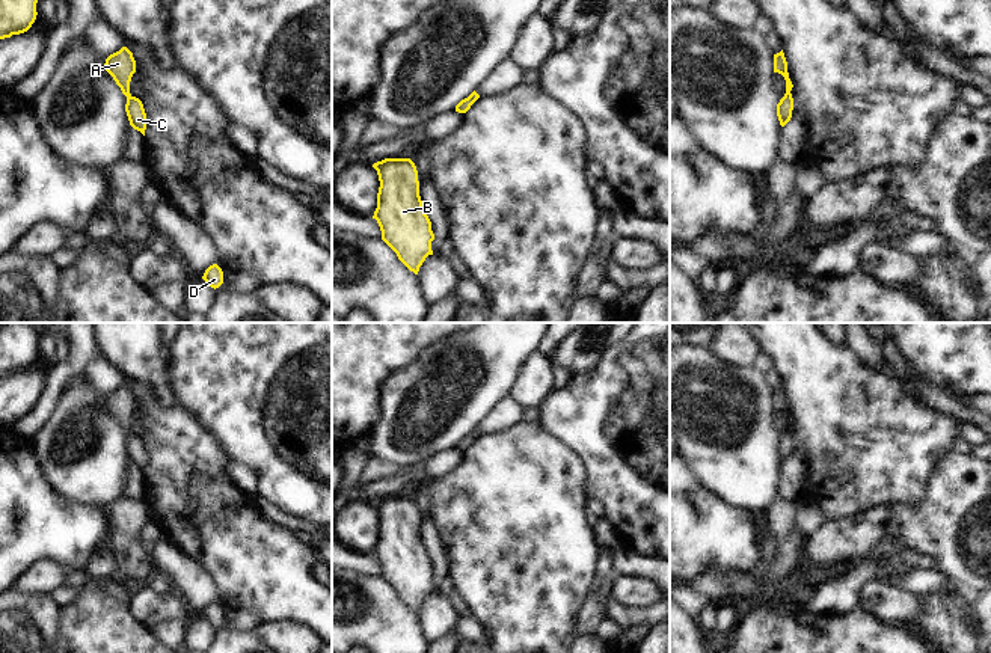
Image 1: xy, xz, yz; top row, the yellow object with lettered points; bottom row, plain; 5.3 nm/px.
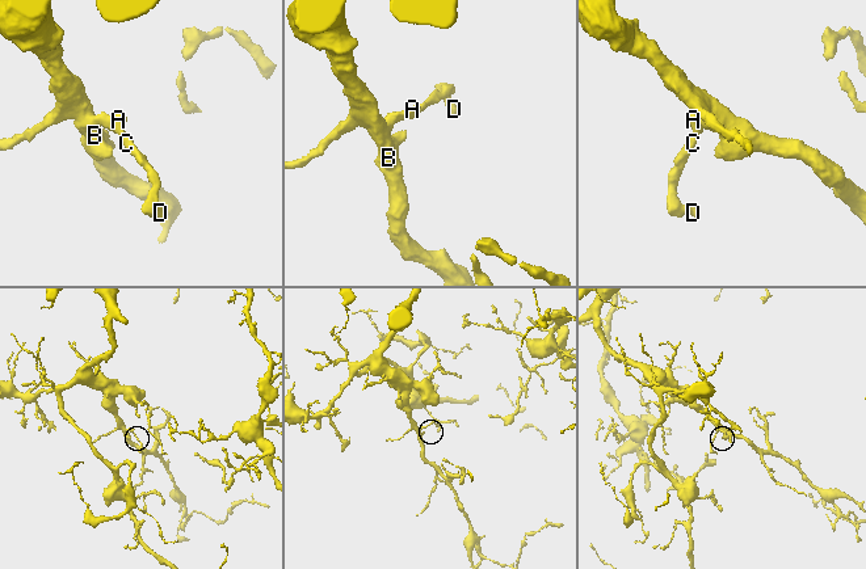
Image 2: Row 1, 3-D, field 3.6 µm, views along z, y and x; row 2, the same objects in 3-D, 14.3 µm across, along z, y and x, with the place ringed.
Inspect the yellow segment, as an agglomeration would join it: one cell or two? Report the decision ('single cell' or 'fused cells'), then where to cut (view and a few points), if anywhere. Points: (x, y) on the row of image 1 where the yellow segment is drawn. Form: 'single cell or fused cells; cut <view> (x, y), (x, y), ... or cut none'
single cell; cut none

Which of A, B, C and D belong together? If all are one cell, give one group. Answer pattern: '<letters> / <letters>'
A B C D

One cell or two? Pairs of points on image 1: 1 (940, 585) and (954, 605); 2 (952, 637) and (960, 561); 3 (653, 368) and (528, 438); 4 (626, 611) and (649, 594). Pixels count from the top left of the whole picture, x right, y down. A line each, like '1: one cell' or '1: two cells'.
1: two cells
2: two cells
3: two cells
4: two cells

